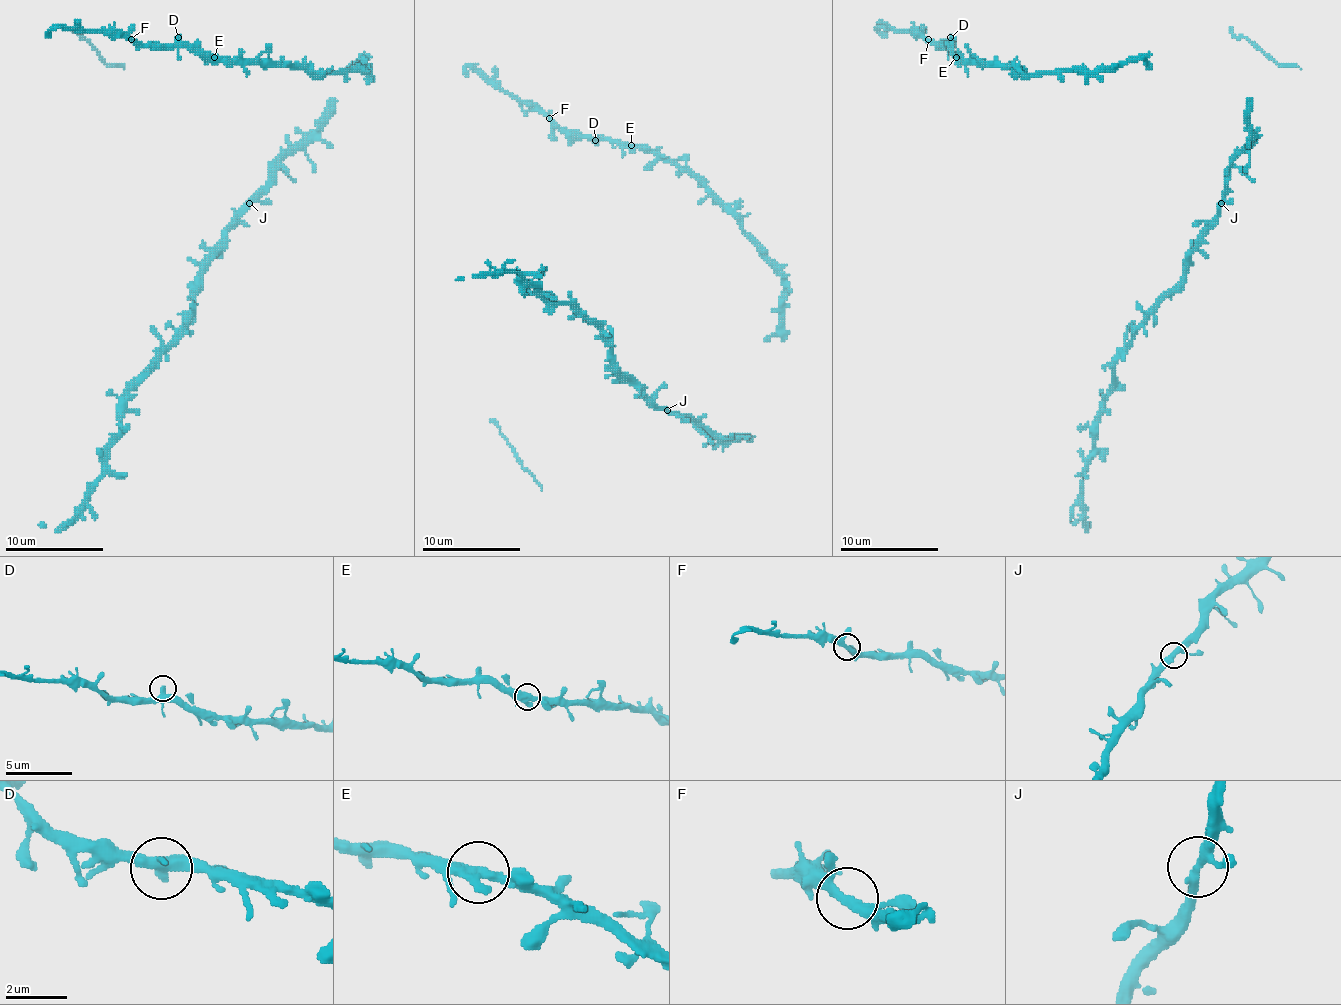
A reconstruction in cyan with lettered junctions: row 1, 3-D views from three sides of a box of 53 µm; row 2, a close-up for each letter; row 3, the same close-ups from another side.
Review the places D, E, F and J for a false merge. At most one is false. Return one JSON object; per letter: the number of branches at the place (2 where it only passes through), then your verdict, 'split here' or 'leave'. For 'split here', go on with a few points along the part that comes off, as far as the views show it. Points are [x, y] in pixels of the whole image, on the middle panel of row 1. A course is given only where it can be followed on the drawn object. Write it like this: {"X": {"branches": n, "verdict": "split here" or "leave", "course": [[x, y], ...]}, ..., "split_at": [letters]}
{"D": {"branches": 3, "verdict": "leave"}, "E": {"branches": 3, "verdict": "leave"}, "F": {"branches": 3, "verdict": "leave"}, "J": {"branches": 3, "verdict": "leave"}, "split_at": []}

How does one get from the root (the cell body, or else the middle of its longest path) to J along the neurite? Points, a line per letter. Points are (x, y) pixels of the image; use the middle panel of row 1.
J: (750, 439), (715, 439), (696, 419), (676, 417), (666, 409)

